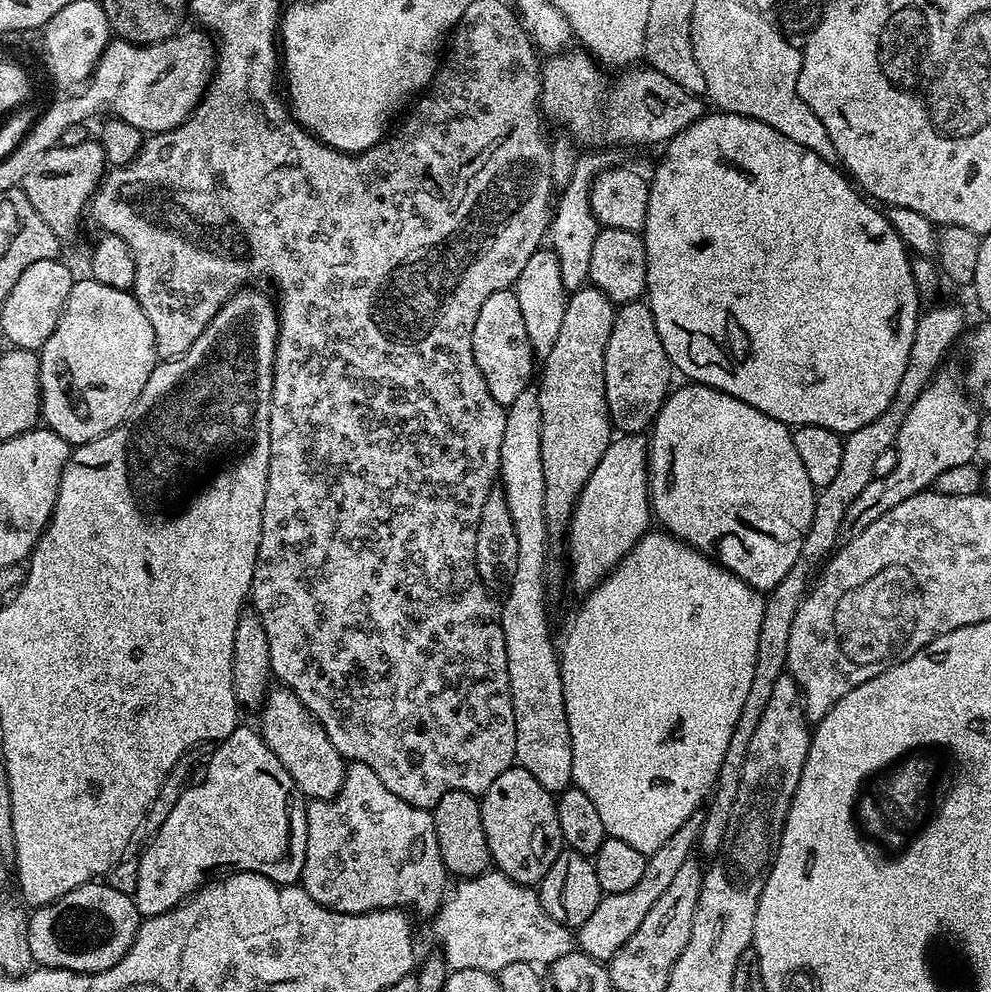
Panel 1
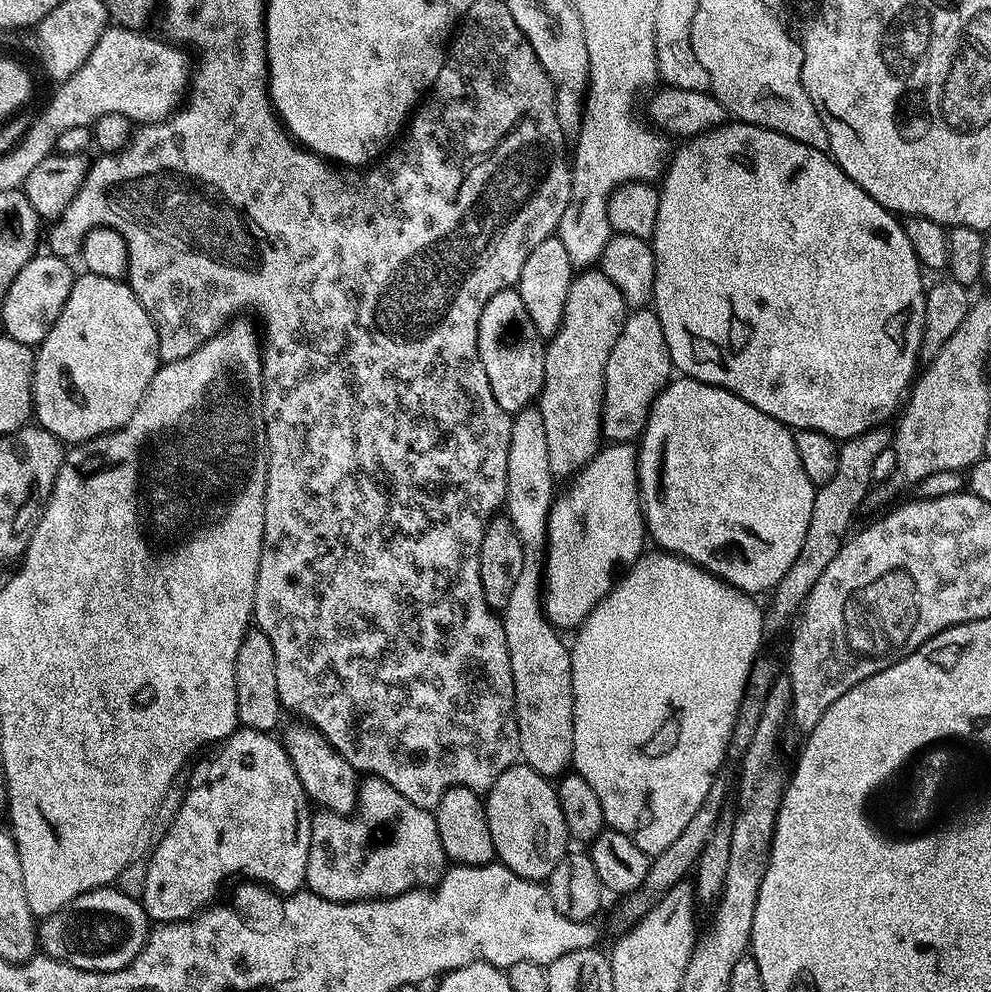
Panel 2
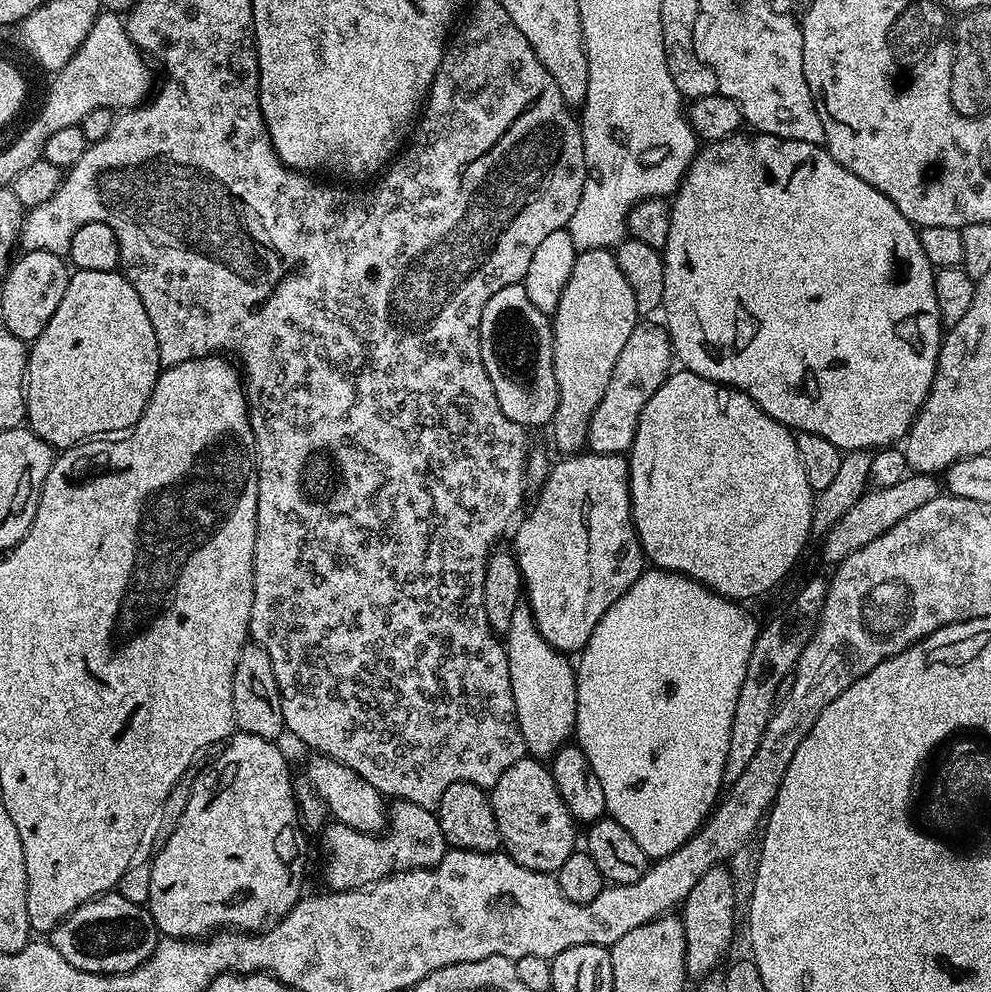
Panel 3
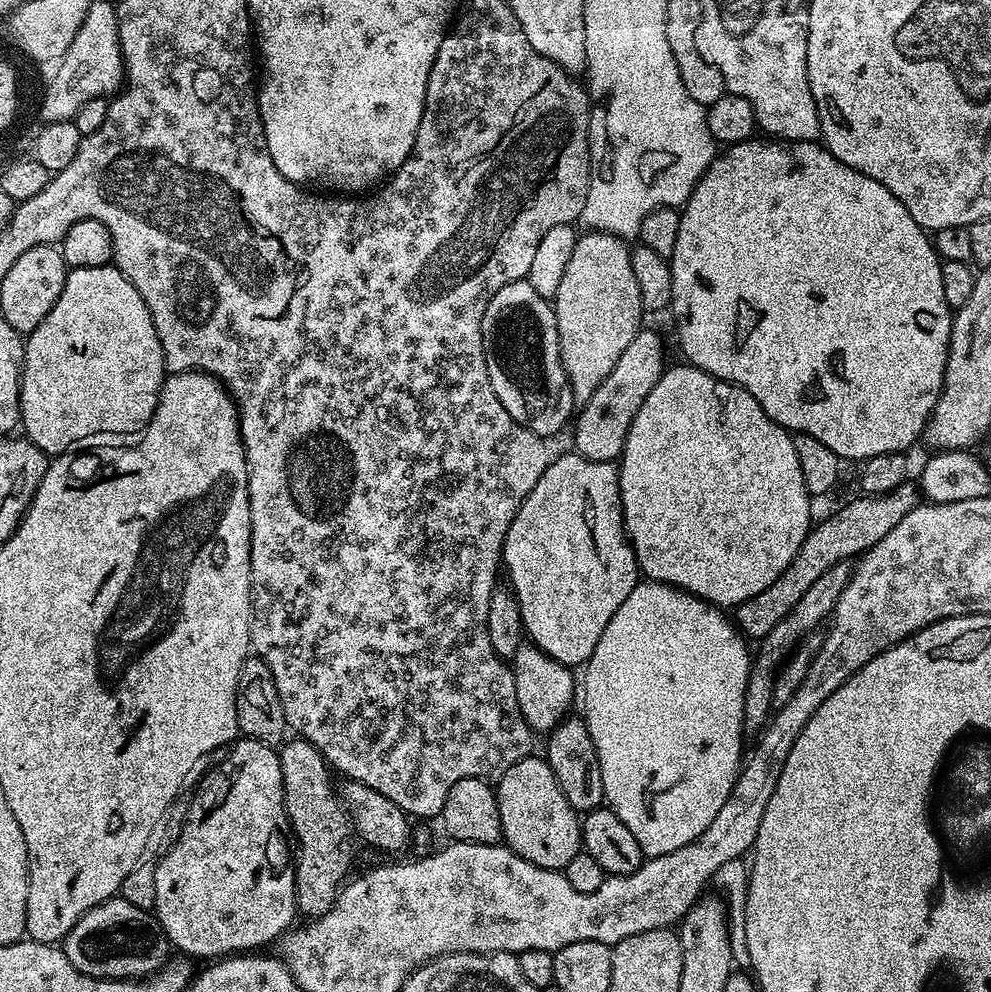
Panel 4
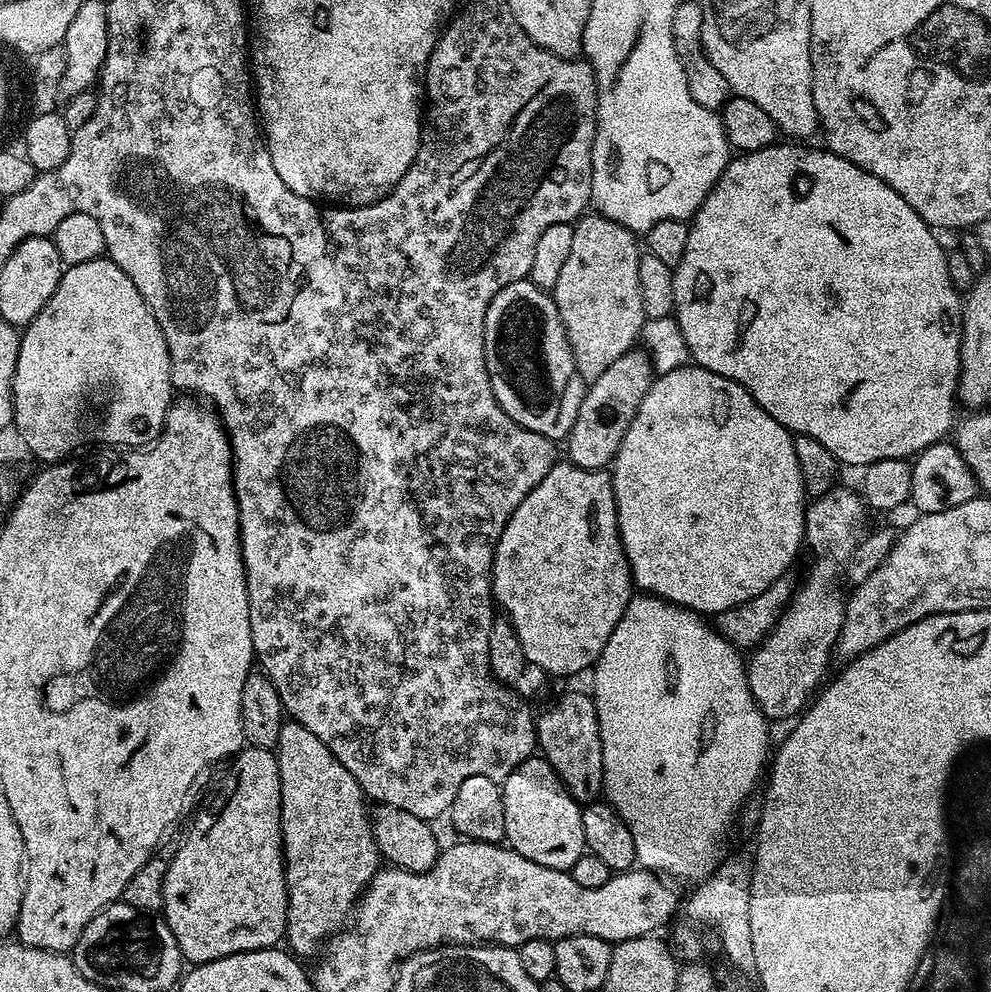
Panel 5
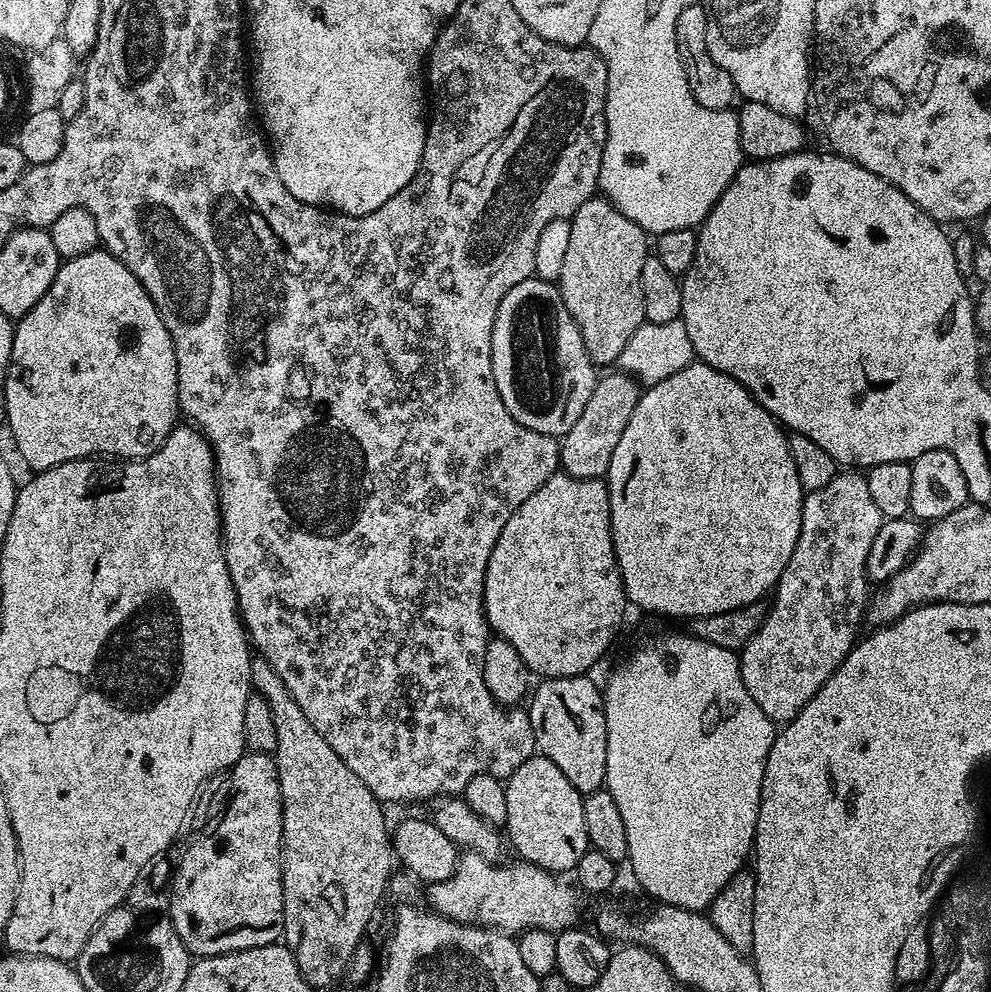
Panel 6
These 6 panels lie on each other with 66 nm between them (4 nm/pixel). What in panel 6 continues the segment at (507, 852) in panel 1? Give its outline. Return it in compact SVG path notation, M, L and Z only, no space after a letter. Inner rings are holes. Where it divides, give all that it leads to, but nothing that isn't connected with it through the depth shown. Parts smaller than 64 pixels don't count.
M539 754L522 762L522 766L513 768L504 790L506 818L503 827L508 828L506 840L516 847L520 855L517 857L553 874L571 873L578 858L582 858L582 854L590 847L586 834L584 796L581 792L570 786L562 770L558 770L550 758Z

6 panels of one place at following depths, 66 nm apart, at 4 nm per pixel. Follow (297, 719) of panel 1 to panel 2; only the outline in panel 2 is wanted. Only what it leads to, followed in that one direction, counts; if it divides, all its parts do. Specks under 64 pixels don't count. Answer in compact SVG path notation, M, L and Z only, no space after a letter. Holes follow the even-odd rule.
M295 722L282 735L282 743L288 751L290 762L302 782L302 790L313 805L329 812L347 816L356 811L360 794L361 777L323 734L307 722Z

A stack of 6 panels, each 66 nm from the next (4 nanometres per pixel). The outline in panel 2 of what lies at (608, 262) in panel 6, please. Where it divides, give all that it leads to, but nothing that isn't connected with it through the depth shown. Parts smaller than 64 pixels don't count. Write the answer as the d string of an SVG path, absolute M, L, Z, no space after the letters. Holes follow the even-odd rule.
M584 270L573 279L570 294L566 294L566 310L556 335L547 341L544 353L544 389L538 397L538 411L546 425L546 454L550 454L550 470L553 477L571 478L596 457L602 447L600 416L604 412L604 383L606 362L614 342L622 334L624 320L629 314L628 303L622 298L618 286L599 270Z

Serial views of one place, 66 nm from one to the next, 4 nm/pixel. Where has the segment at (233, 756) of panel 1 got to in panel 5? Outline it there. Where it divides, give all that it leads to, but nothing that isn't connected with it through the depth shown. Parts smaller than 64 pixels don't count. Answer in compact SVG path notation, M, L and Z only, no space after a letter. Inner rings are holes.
M245 747L236 753L231 761L232 769L229 770L228 780L224 784L224 789L209 802L208 808L204 808L196 816L196 821L192 824L192 829L188 832L188 837L184 840L184 845L177 850L168 860L166 878L162 886L162 898L164 907L162 909L162 919L170 926L174 938L180 947L180 955L189 965L205 964L211 960L217 960L230 954L239 952L253 952L259 948L271 948L279 945L285 939L288 927L288 887L284 877L284 839L280 829L280 779L278 778L278 762L275 755L266 748Z

